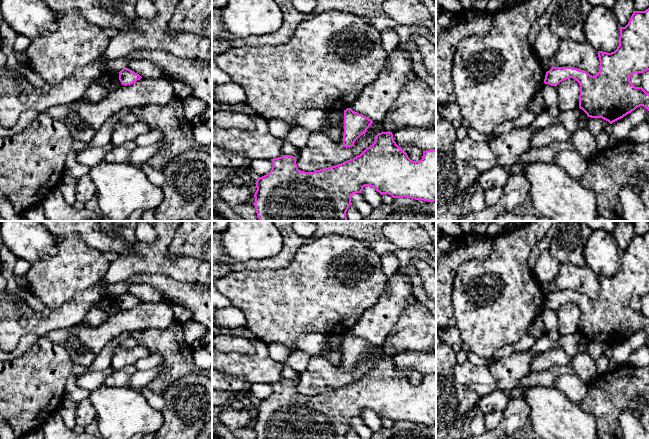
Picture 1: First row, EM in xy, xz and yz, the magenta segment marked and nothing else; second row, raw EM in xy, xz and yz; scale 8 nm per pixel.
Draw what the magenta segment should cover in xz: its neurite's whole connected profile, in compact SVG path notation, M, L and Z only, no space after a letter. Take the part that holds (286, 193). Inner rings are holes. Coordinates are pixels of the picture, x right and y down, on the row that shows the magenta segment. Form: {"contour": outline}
{"contour": "M390 131L377 134L374 143L353 159L314 172L299 170L296 157L292 155L283 155L271 161L271 171L259 177L255 183L257 190L253 205L259 221L347 221L346 212L352 205L351 196L362 193L365 186L373 187L381 195L389 194L393 198L408 197L427 202L436 201L436 148L423 151L422 159L413 161L396 144Z"}

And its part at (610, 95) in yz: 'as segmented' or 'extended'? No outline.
as segmented

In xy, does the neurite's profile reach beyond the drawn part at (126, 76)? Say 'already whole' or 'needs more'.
already whole

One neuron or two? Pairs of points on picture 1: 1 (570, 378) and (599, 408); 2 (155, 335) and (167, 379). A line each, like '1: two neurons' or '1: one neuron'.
1: two neurons
2: one neuron

